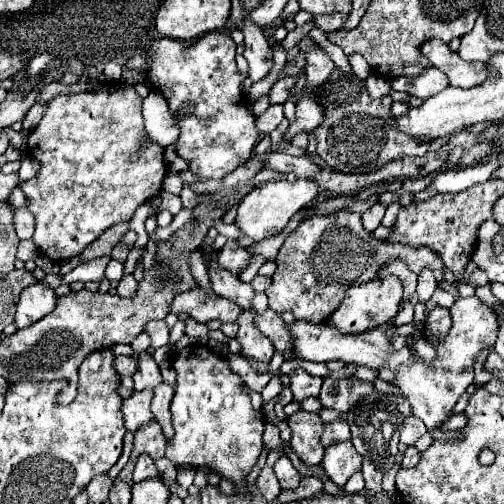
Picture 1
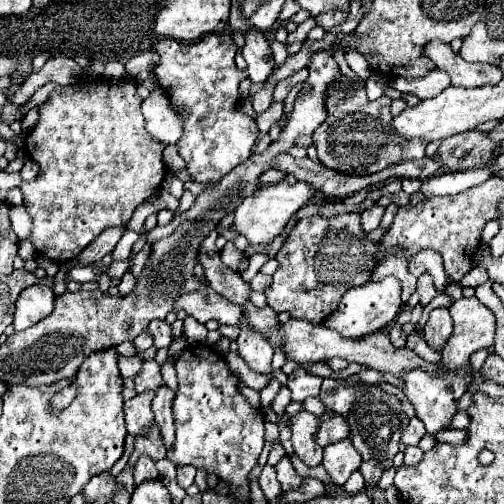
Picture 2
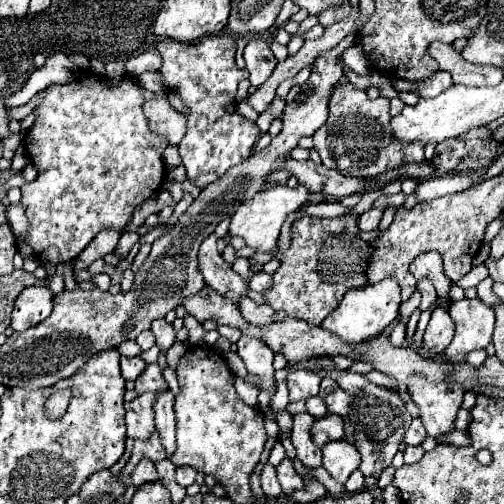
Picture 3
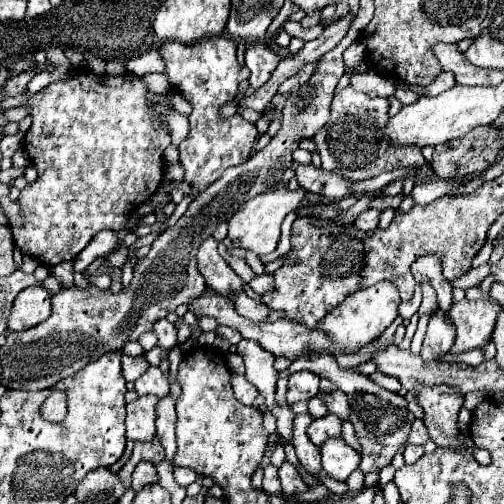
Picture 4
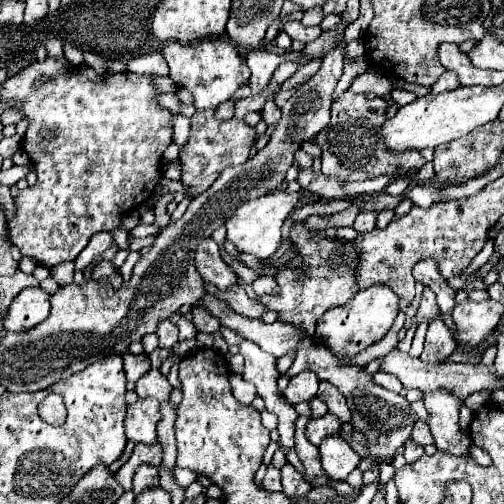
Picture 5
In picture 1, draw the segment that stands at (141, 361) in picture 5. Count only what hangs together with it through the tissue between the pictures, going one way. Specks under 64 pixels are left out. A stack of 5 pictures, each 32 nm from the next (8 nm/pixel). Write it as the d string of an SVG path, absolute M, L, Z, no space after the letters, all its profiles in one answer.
M116 356L116 370L118 376L132 376L138 370L138 358L136 356Z

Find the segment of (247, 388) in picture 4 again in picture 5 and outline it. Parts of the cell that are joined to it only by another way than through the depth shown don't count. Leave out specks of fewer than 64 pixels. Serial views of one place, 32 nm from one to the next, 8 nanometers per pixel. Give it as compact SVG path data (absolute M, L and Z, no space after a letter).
M230 374L230 384L232 384L232 392L234 396L242 402L242 404L250 404L256 398L256 390L252 388L252 384L248 384L242 376L238 374Z

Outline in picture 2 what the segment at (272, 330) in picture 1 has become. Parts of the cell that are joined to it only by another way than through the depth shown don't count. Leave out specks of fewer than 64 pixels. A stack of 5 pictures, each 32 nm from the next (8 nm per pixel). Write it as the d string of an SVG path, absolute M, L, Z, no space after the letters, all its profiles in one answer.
M246 302L246 306L242 308L242 314L250 320L250 324L260 330L260 332L270 332L272 328L276 328L278 318L276 318L276 312L272 312L270 306L264 306L264 308L256 308L252 302Z

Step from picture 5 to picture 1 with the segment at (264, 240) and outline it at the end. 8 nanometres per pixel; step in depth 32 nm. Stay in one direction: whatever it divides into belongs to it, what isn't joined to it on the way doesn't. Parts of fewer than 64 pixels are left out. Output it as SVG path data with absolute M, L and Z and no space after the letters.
M276 180L276 182L266 182L258 188L254 188L238 206L236 212L236 220L234 224L248 236L252 238L252 242L260 242L266 240L274 234L278 234L288 220L302 208L308 206L308 202L312 202L316 198L316 194L320 192L318 184L312 180L296 180L294 184L290 184L288 180Z

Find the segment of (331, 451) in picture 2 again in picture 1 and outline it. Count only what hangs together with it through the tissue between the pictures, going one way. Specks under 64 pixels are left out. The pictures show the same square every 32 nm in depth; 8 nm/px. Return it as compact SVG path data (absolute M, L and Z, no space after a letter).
M338 442L332 444L324 450L324 460L322 466L326 470L326 474L330 476L330 480L336 486L344 486L346 480L360 470L360 454L352 448L352 442Z

